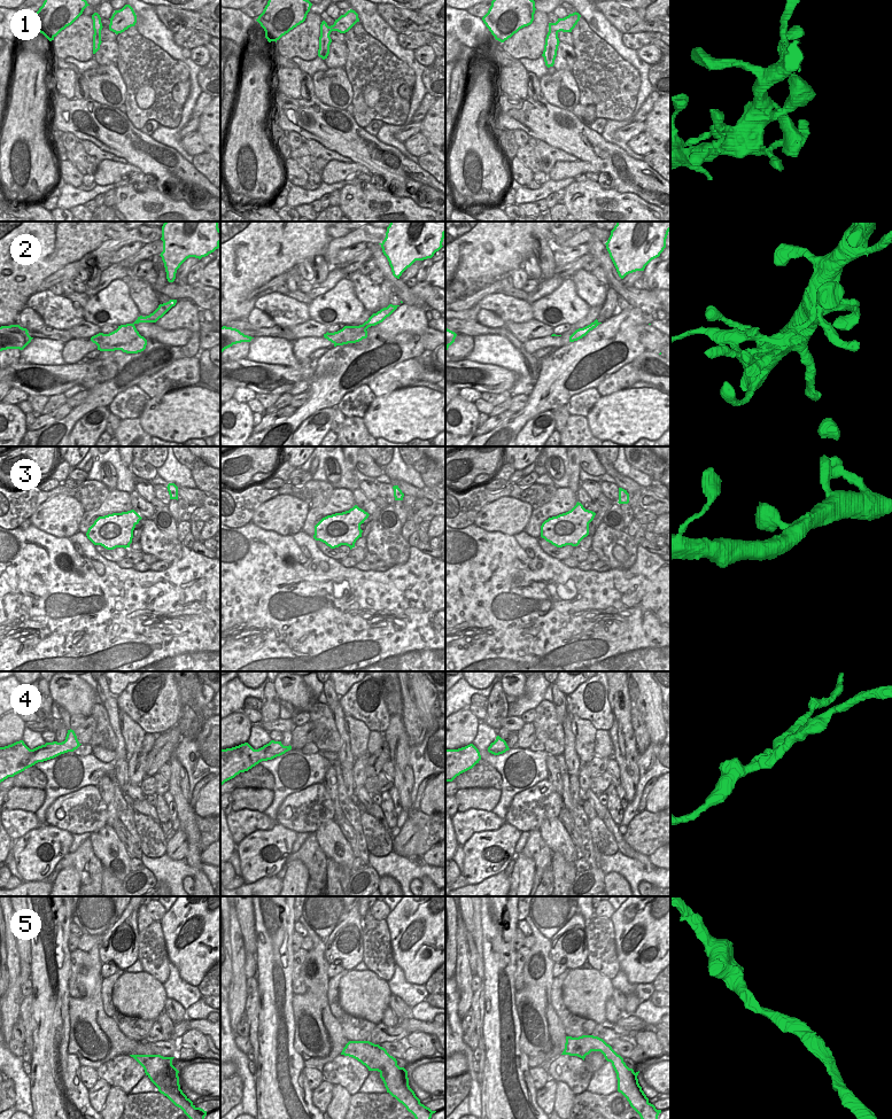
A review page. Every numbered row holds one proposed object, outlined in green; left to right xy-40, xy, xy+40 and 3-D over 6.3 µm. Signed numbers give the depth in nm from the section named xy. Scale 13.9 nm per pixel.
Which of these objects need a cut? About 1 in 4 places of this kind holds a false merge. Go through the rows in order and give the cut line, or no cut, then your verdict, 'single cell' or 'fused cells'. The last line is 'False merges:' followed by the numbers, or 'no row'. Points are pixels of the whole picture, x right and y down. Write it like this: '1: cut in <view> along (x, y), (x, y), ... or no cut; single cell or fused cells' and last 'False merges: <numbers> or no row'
1: no cut; single cell
2: cut in xy along (361, 325), (365, 329); fused cells
3: no cut; single cell
4: cut in xy along (266, 744), (269, 746), (282, 745); fused cells
5: no cut; single cell
False merges: 2, 4

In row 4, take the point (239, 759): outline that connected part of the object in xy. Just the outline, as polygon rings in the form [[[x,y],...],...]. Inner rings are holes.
[[[248,743],[220,749],[220,786],[240,772],[248,771],[259,762],[272,760],[290,749],[290,745],[281,747],[264,745],[258,749],[254,749]]]

